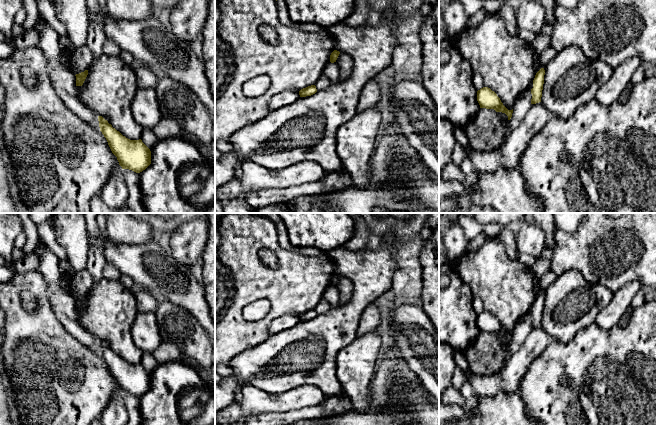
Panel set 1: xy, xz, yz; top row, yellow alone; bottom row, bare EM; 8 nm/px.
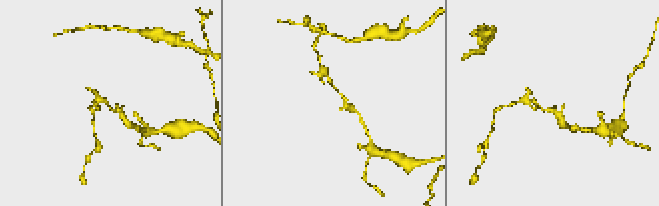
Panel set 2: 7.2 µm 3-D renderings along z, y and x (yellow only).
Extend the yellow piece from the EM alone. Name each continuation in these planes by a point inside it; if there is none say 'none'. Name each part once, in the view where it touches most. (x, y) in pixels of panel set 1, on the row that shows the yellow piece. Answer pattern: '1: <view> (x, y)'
1: xy (80, 60)

